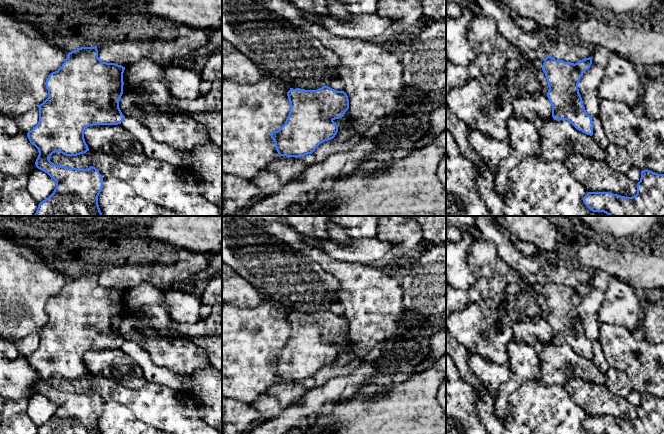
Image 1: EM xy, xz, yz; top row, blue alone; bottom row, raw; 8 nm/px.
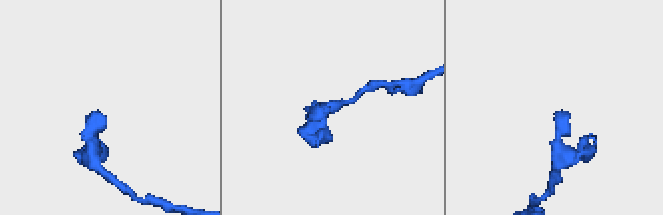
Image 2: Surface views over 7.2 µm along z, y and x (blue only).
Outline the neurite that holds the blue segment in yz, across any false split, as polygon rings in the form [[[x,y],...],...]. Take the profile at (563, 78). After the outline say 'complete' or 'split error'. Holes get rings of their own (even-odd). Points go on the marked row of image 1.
[[[549,55],[544,58],[542,67],[548,82],[547,97],[552,105],[553,119],[567,120],[577,130],[590,136],[593,135],[593,121],[585,110],[578,84],[591,64],[591,57],[574,64]]]; complete

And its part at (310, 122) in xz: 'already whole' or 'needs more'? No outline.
already whole

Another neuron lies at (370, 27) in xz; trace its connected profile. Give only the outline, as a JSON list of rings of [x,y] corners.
[[[304,14],[312,23],[324,25],[328,31],[338,37],[360,39],[365,42],[381,41],[391,32],[394,21],[375,14],[349,15],[344,19],[333,15]]]

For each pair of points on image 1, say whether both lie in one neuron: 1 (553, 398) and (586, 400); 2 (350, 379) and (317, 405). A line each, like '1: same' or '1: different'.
1: different
2: same

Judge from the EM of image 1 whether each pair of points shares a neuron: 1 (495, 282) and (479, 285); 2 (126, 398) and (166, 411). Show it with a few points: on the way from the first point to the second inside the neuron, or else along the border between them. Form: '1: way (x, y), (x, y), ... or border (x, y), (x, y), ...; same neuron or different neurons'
1: border (479, 277), (483, 277), (487, 281), (489, 288); different neurons
2: way (136, 400), (156, 405); same neuron

